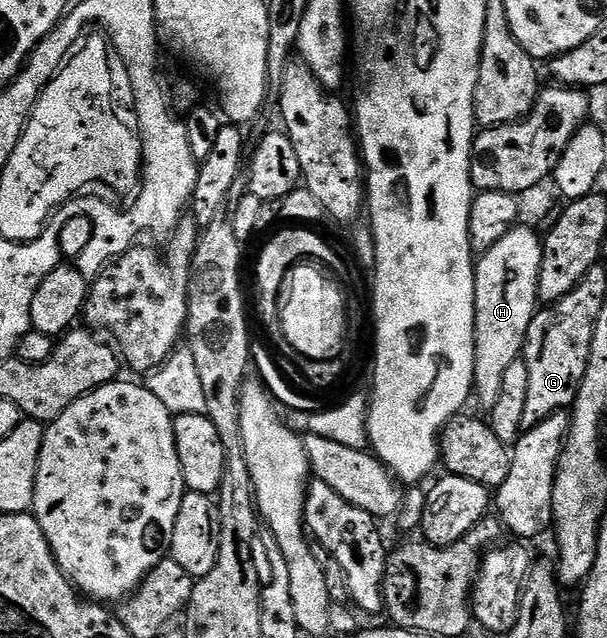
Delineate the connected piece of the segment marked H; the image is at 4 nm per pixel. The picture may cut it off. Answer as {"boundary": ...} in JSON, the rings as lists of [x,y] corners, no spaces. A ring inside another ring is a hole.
{"boundary":[[[516,225],[492,248],[478,256],[475,265],[475,348],[473,349],[474,398],[479,398],[483,411],[489,413],[497,405],[505,372],[520,359],[529,333],[529,325],[540,306],[539,274],[543,260],[543,240],[538,230]]]}

